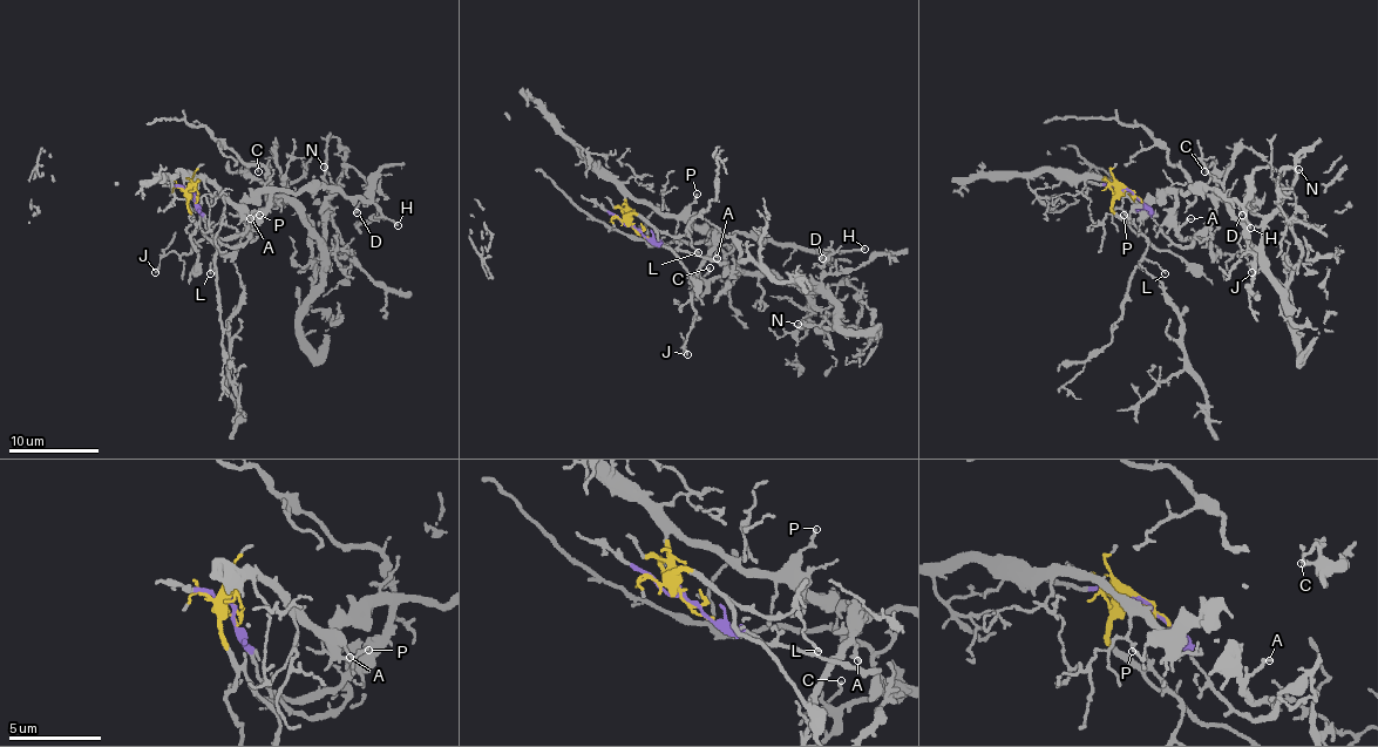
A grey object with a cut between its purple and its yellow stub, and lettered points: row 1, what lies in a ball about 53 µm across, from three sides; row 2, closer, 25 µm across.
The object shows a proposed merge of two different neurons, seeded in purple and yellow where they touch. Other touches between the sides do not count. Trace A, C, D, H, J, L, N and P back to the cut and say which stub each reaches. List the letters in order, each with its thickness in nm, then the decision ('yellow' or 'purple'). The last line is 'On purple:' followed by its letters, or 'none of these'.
A: 200 nm thick; yellow
C: 110 nm thick; purple
D: 150 nm thick; yellow
H: 180 nm thick; yellow
J: 110 nm thick; yellow
L: 120 nm thick; yellow
N: 150 nm thick; purple
P: 90 nm thick; yellow
On purple: C, N

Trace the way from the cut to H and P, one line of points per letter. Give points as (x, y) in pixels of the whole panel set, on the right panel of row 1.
H: (1131, 191), (1100, 180), (1111, 182), (1140, 204), (1166, 191), (1220, 192), (1239, 202), (1250, 229)
P: (1131, 191), (1100, 180), (1111, 182), (1136, 202), (1128, 216), (1124, 214)

